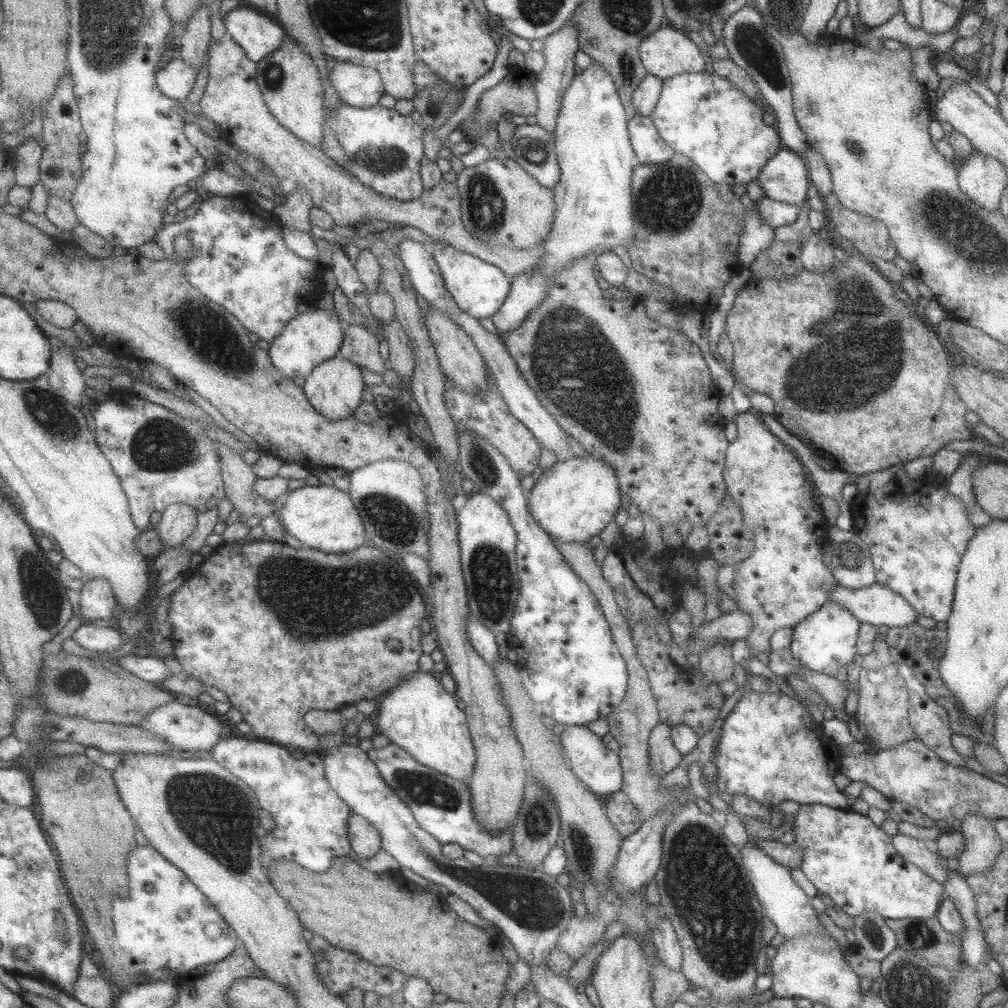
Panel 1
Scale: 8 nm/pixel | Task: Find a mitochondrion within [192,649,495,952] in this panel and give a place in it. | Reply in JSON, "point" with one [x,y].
{"point":[422,787]}

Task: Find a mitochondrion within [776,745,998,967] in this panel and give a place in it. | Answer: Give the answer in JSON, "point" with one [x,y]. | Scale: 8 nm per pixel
{"point":[916,935]}

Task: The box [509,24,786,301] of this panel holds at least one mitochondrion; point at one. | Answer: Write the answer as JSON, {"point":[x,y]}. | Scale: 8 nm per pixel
{"point":[654,201]}

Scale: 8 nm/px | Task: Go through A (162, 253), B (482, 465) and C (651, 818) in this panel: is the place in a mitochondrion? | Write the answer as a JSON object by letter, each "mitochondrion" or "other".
{"A":"other","B":"mitochondrion","C":"other"}

